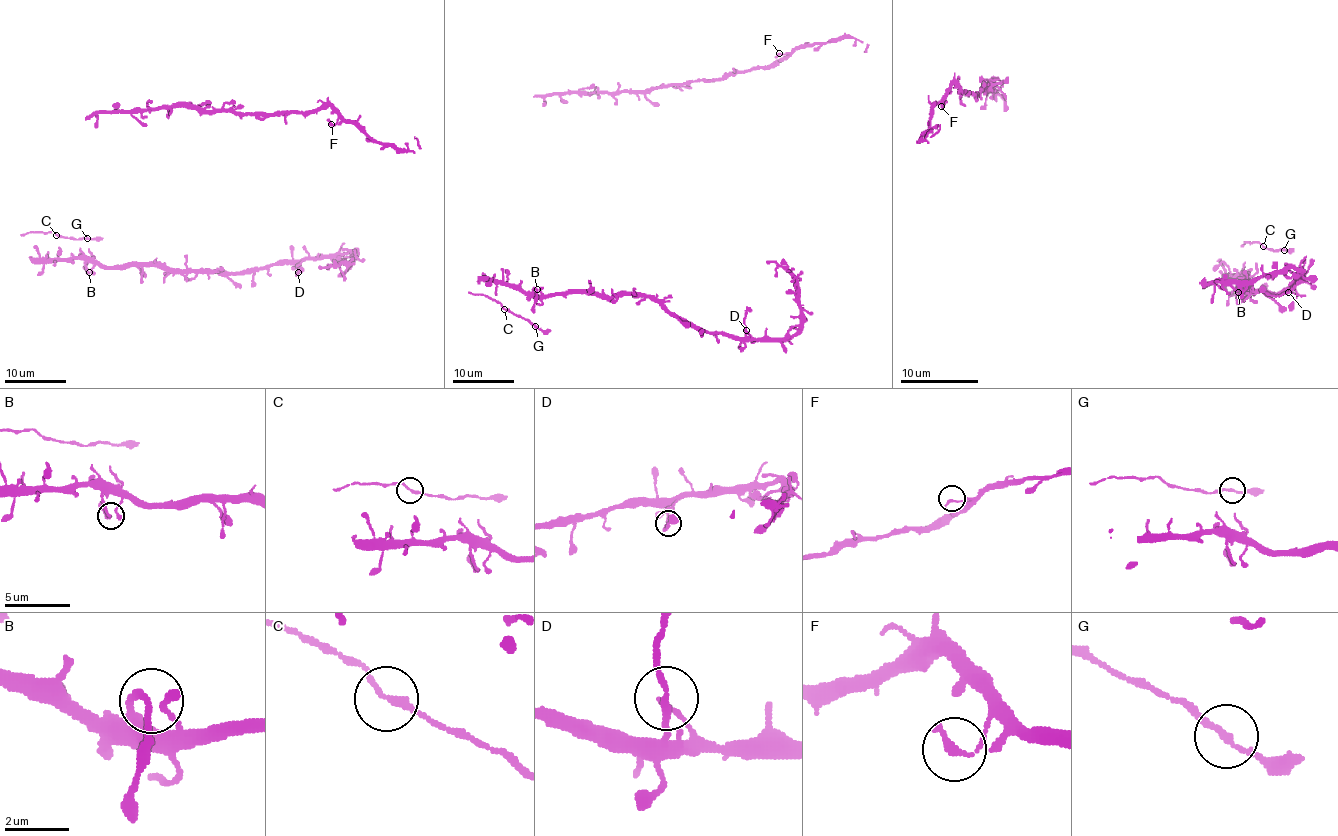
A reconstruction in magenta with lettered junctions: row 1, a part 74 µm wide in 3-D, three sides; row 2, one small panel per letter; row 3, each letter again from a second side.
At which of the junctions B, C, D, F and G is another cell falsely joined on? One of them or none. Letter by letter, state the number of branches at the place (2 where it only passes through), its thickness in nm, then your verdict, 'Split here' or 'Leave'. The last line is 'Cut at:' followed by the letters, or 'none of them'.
B: Branches: 2. Thickness 180 nm. Leave
C: Branches: 2. Thickness 190 nm. Leave
D: Branches: 2. Thickness 190 nm. Split here
F: Branches: 1. Thickness 240 nm. Leave
G: Branches: 2. Thickness 180 nm. Leave
Cut at: D

